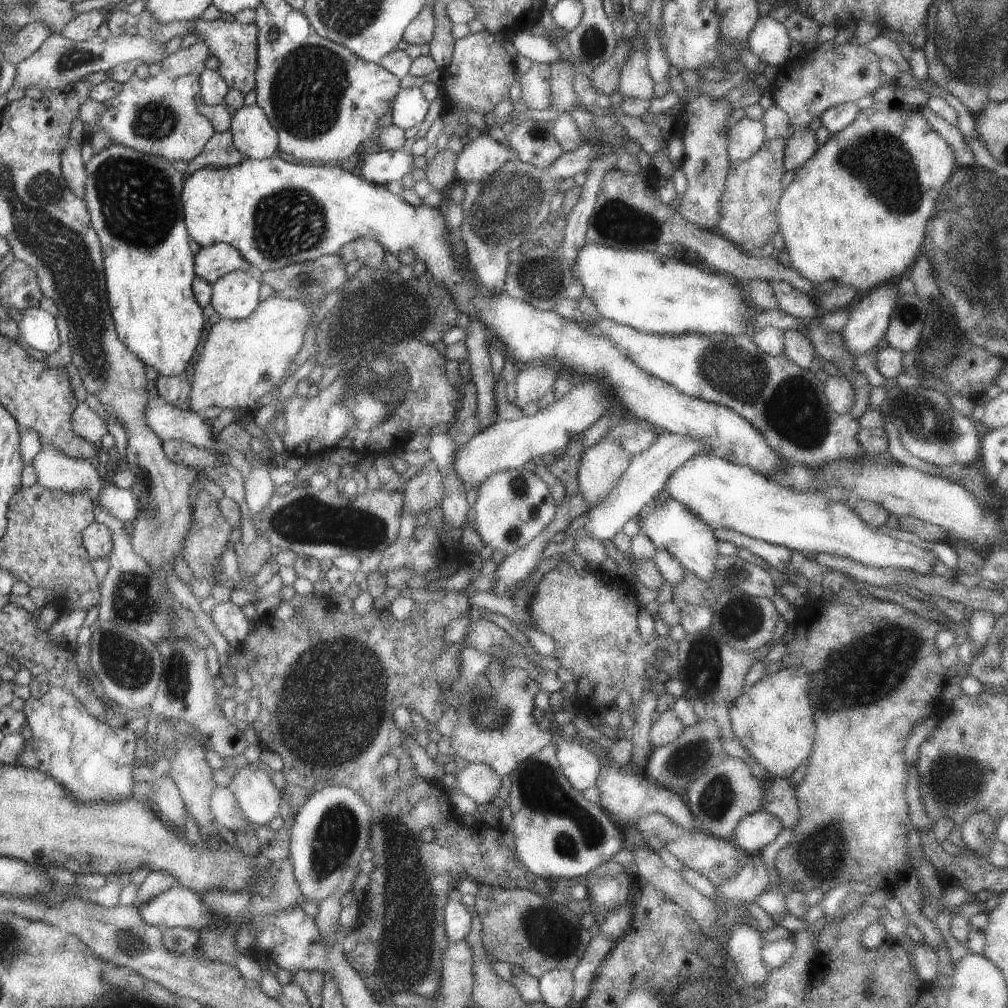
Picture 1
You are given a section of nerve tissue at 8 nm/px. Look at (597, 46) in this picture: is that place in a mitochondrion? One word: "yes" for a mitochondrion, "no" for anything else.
no

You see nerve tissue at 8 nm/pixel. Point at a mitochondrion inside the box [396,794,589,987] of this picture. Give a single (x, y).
(554, 938)

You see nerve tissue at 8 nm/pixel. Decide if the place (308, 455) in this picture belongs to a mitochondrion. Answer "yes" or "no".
no

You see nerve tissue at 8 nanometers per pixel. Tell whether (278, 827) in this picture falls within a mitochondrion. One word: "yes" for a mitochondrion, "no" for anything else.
no

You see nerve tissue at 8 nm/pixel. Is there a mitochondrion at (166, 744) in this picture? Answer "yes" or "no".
no

